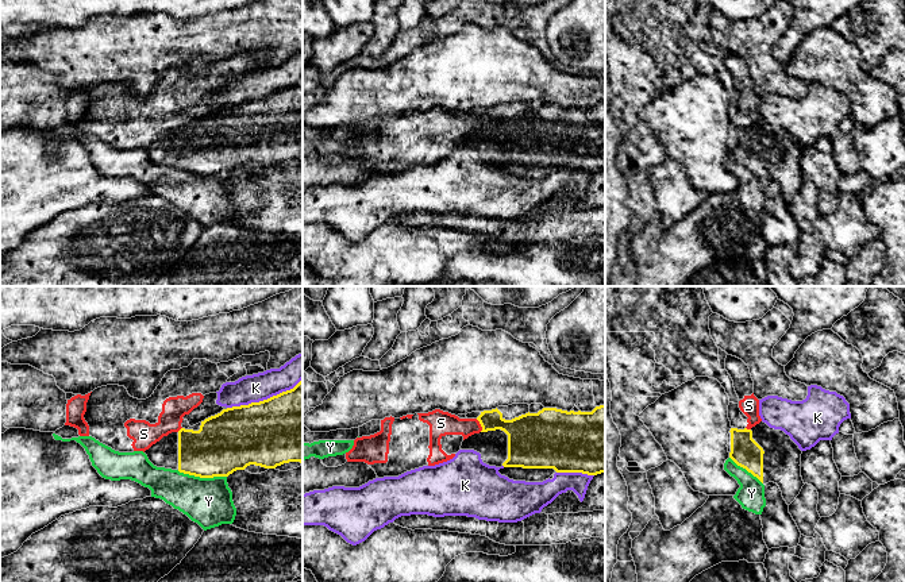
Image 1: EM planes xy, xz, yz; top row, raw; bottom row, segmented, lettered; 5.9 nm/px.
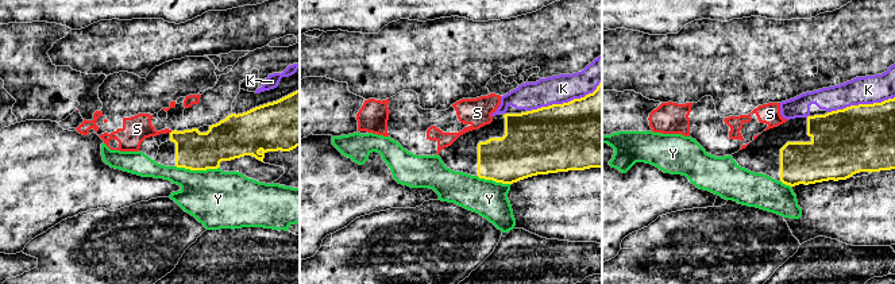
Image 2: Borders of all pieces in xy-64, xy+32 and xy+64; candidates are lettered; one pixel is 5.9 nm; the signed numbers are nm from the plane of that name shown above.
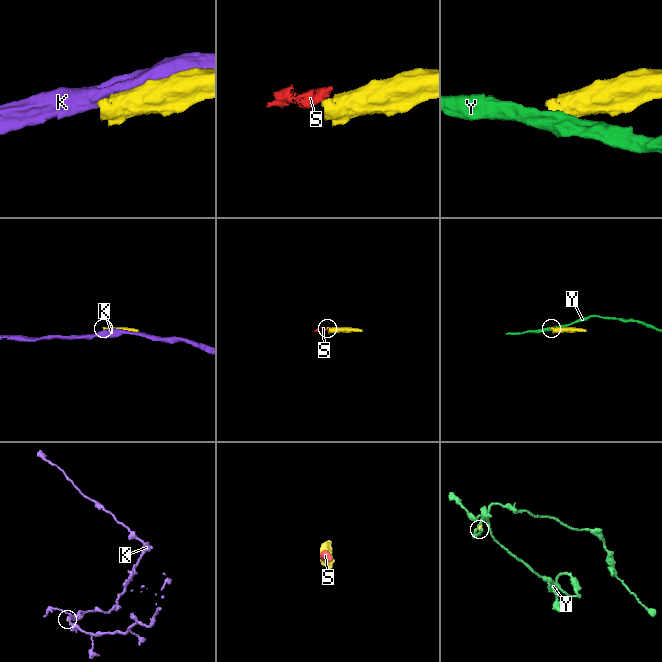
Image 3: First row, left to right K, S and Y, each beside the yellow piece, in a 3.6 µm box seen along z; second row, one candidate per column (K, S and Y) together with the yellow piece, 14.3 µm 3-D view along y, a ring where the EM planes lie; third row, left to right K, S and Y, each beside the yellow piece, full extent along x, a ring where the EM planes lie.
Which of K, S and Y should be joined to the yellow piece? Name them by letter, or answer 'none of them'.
none of them

